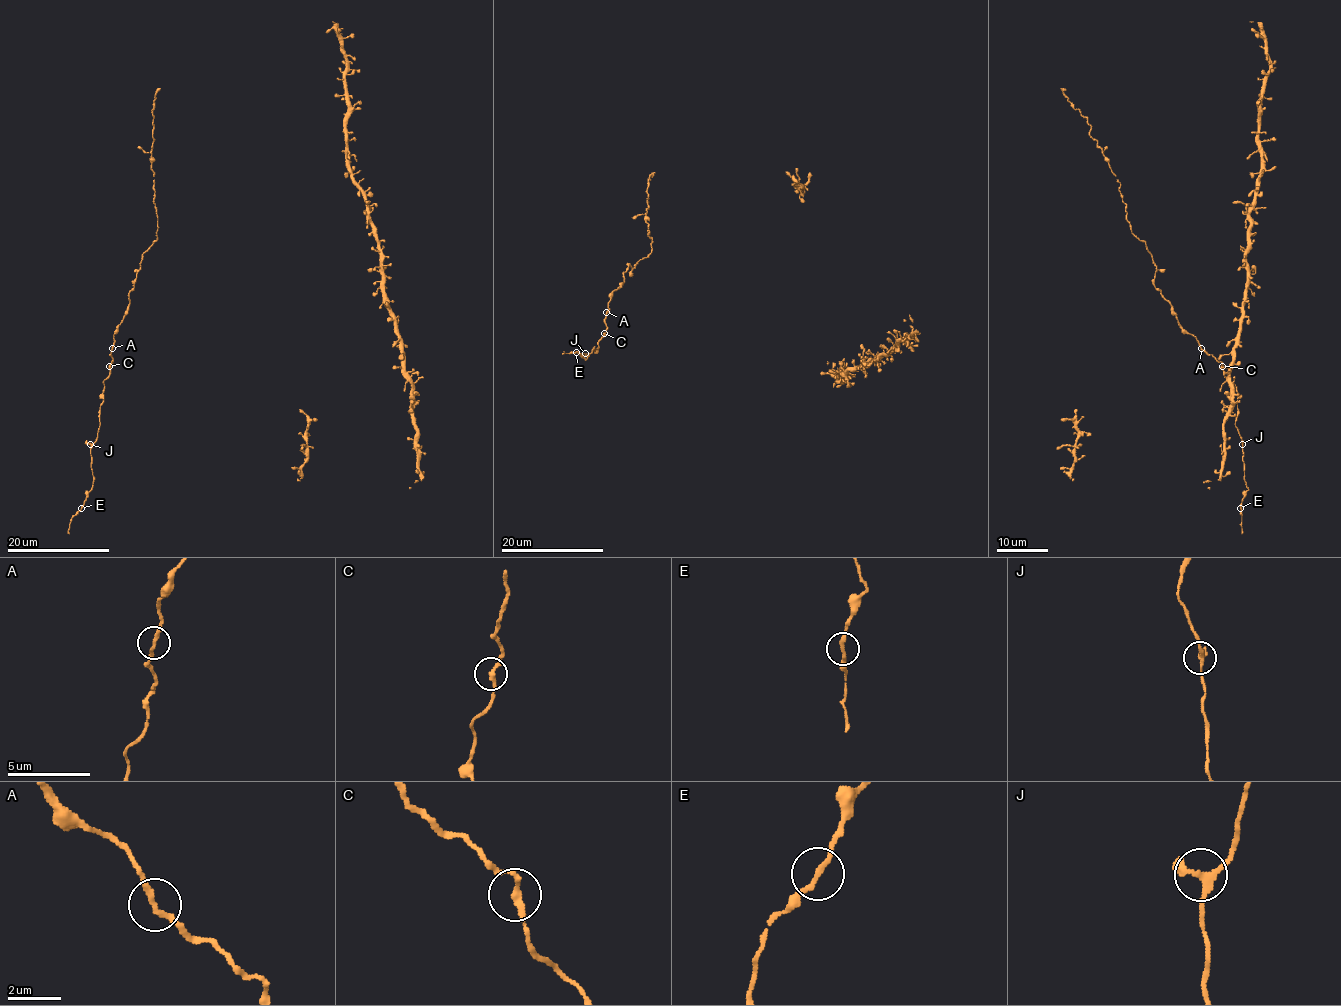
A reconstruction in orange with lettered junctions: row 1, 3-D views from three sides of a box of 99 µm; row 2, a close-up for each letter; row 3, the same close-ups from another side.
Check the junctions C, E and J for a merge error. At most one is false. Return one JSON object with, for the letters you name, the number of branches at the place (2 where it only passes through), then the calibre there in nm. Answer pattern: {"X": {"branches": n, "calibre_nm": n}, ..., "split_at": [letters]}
{"split_at": []}

